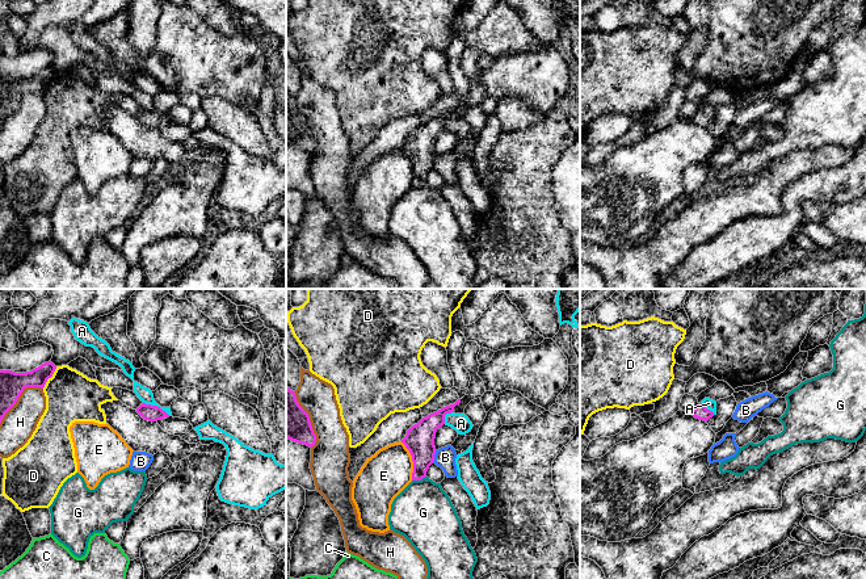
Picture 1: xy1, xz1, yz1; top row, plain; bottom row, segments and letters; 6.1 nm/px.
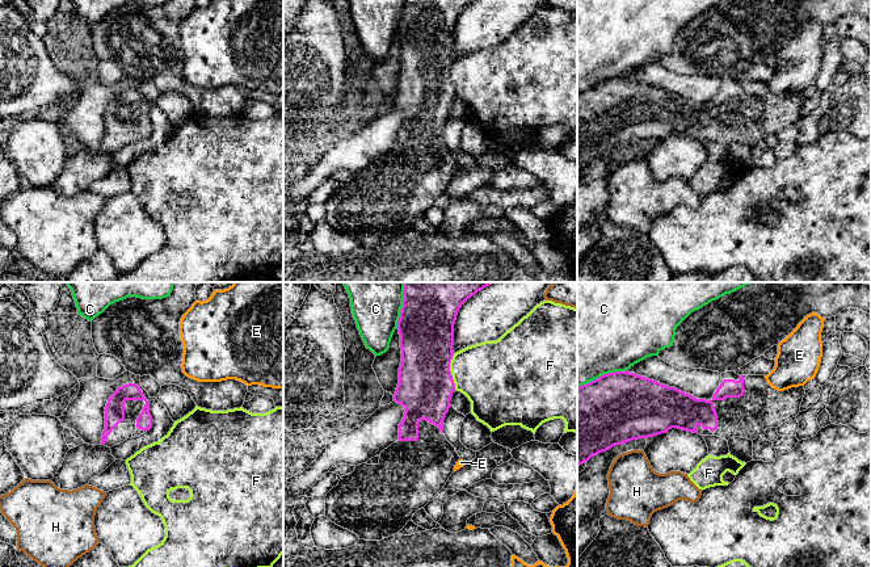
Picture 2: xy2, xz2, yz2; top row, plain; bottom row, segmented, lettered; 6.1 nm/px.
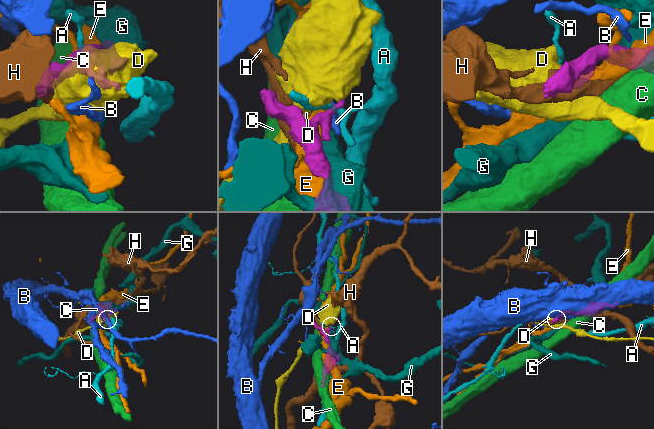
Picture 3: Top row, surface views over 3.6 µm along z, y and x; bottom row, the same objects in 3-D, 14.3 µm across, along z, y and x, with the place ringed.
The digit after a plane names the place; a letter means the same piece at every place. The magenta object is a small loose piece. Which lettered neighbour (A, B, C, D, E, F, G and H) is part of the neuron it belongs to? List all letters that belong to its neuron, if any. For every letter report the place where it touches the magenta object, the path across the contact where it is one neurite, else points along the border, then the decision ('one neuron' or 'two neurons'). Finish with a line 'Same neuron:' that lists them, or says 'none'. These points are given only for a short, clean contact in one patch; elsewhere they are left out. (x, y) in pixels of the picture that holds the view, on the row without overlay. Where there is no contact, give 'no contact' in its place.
A: contact xy1 (156, 112); border xy1 (143, 108), (159, 112), (169, 121); two neurons
B: contact xz1 (433, 163); border xz1 (436, 156), (432, 168); two neurons
C: contact yz2 (604, 80); two neurons
D: contact xy1 (50, 83); border xy1 (57, 72), (42, 93); two neurons
E: contact xz1 (412, 166); two neurons
F: contact xz2 (450, 78); two neurons
G: contact xz1 (419, 185); two neurons
H: contact xy1 (19, 103); two neurons
Same neuron: none

